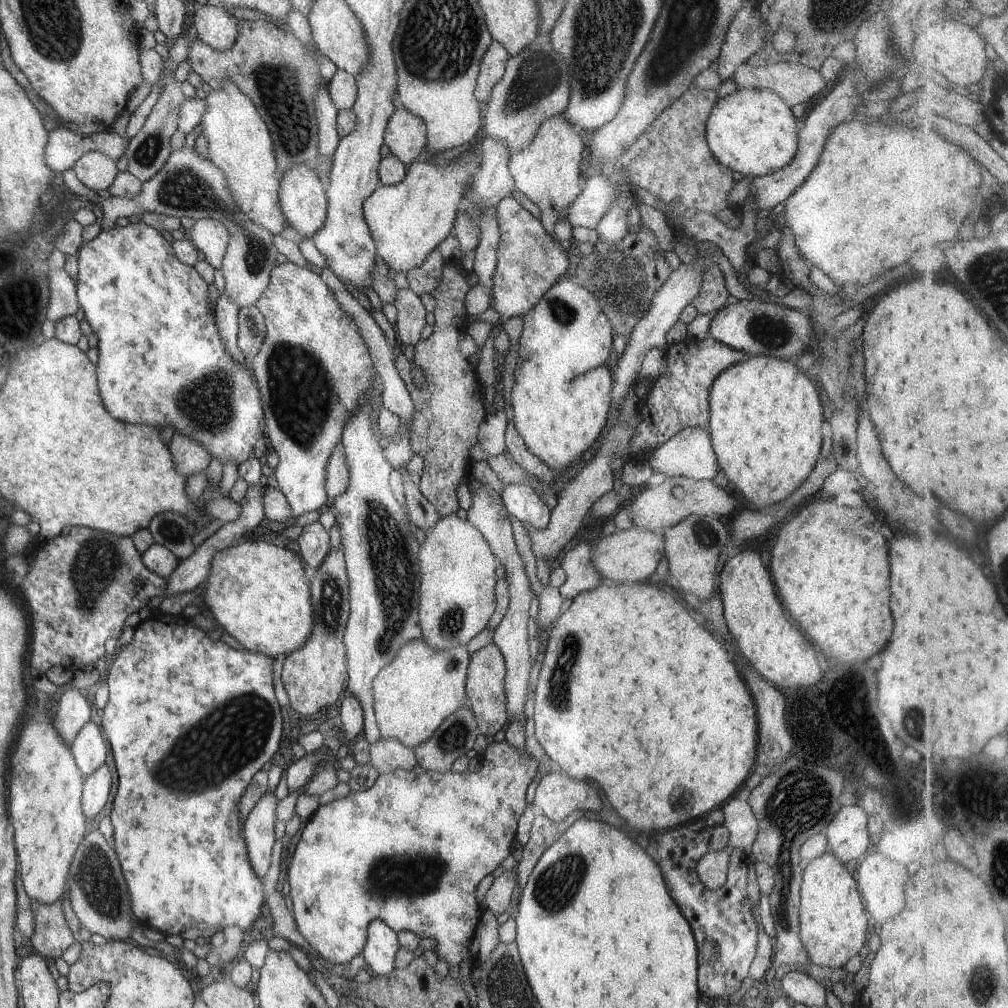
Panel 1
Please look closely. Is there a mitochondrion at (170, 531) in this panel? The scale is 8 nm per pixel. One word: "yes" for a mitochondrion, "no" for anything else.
yes

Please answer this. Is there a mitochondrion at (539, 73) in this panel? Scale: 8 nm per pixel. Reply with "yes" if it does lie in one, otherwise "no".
yes

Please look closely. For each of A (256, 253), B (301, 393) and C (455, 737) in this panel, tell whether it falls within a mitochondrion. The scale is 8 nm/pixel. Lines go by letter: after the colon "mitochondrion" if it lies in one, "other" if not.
A: mitochondrion
B: mitochondrion
C: mitochondrion

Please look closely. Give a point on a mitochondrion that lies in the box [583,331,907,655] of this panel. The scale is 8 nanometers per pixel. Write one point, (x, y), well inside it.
(707, 535)

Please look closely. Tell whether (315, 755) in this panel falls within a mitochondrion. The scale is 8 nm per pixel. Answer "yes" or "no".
no

